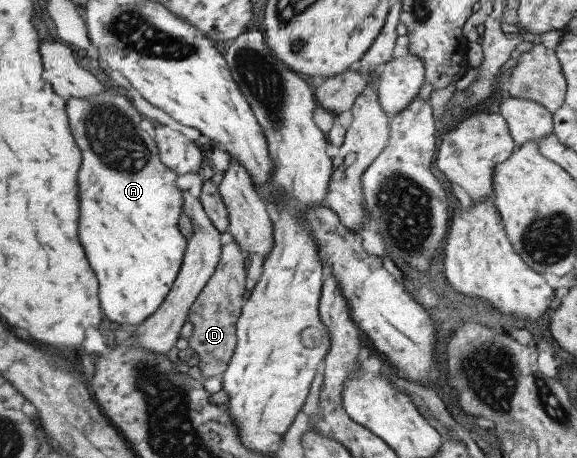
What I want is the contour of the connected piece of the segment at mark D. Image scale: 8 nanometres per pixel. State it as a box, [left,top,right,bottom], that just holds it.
[186,241,248,380]

